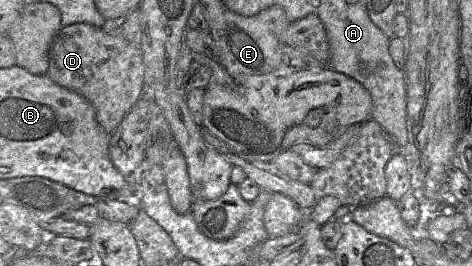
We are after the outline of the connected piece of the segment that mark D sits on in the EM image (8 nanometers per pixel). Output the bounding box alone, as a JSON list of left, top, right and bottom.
[46,23,144,134]

